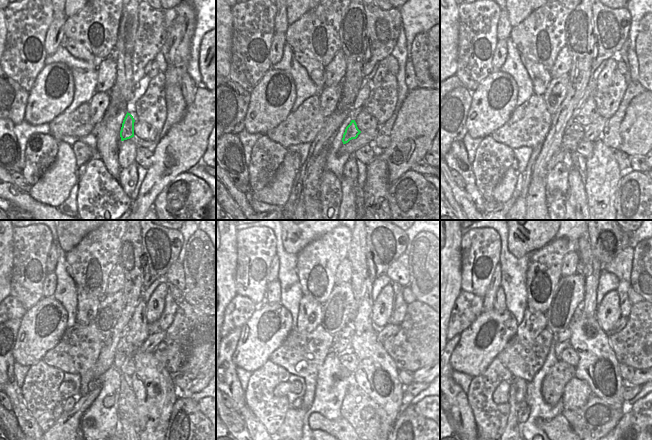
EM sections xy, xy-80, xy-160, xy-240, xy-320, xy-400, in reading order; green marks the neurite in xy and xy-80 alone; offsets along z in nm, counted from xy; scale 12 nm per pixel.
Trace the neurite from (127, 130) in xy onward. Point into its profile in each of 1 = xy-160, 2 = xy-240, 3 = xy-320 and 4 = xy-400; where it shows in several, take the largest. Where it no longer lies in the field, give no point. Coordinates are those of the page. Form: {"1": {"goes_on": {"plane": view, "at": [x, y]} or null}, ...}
{"1": {"goes_on": {"plane": "xy-160", "at": [572, 135]}}, "2": {"goes_on": {"plane": "xy-240", "at": [127, 402]}}, "3": {"goes_on": {"plane": "xy-320", "at": [355, 403]}}, "4": {"goes_on": {"plane": "xy-400", "at": [574, 416]}}}

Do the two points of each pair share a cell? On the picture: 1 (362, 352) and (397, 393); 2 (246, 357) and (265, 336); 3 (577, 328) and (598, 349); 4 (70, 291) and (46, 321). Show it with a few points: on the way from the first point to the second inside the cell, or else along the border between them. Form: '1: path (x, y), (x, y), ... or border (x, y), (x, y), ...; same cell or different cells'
1: path (374, 361), (379, 366), (385, 368), (394, 381); same cell
2: path (251, 352), (260, 341); same cell
3: path (582, 333), (593, 345); same cell
4: border (53, 296), (66, 311), (66, 325); different cells

